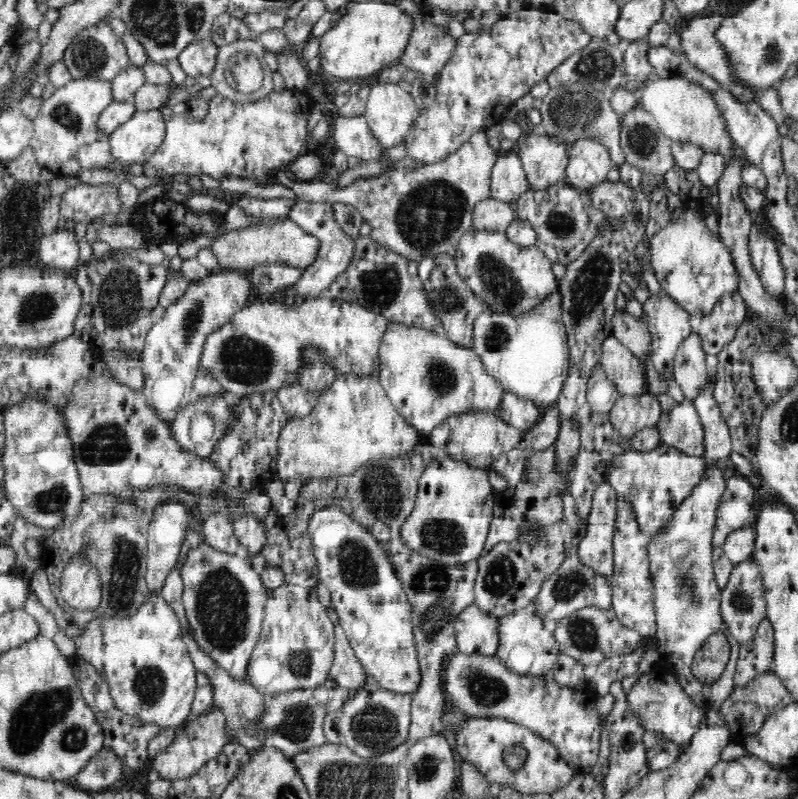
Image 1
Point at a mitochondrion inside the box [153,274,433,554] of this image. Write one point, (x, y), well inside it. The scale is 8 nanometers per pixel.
(245, 361)

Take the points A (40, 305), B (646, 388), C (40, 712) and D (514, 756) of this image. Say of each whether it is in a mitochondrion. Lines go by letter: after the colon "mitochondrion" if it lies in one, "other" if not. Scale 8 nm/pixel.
A: mitochondrion
B: other
C: mitochondrion
D: mitochondrion

